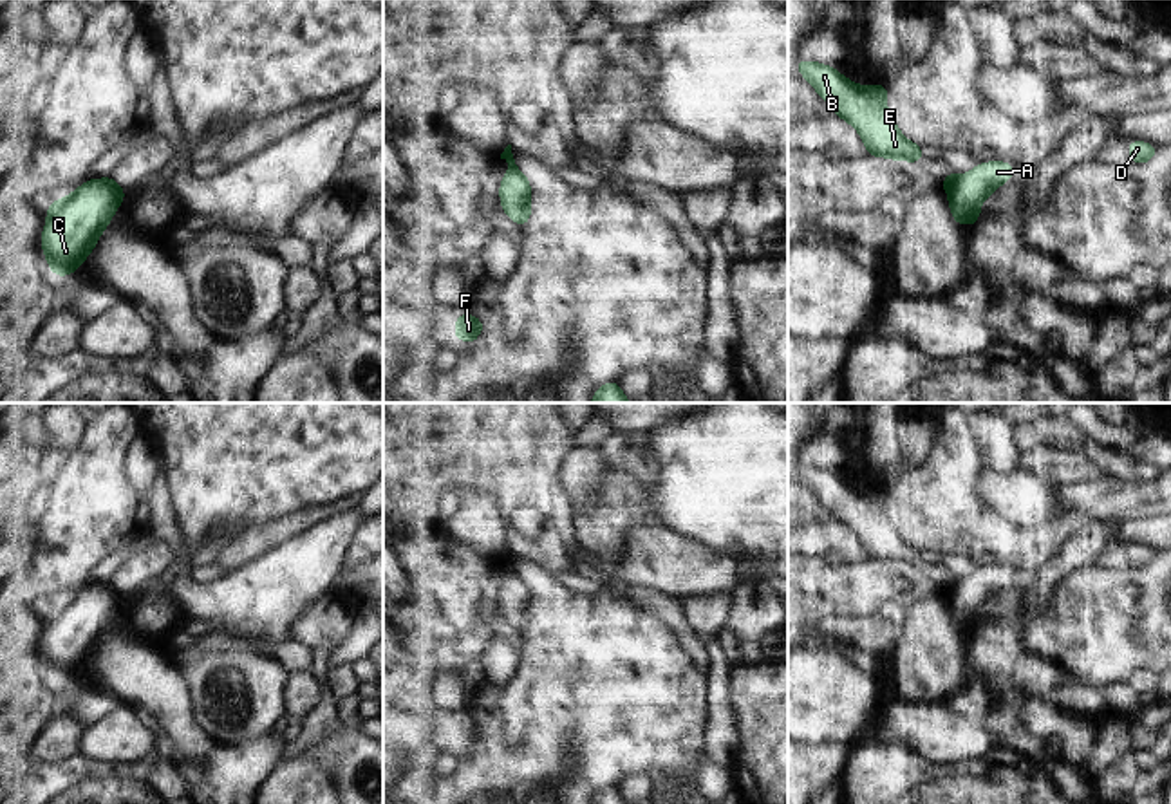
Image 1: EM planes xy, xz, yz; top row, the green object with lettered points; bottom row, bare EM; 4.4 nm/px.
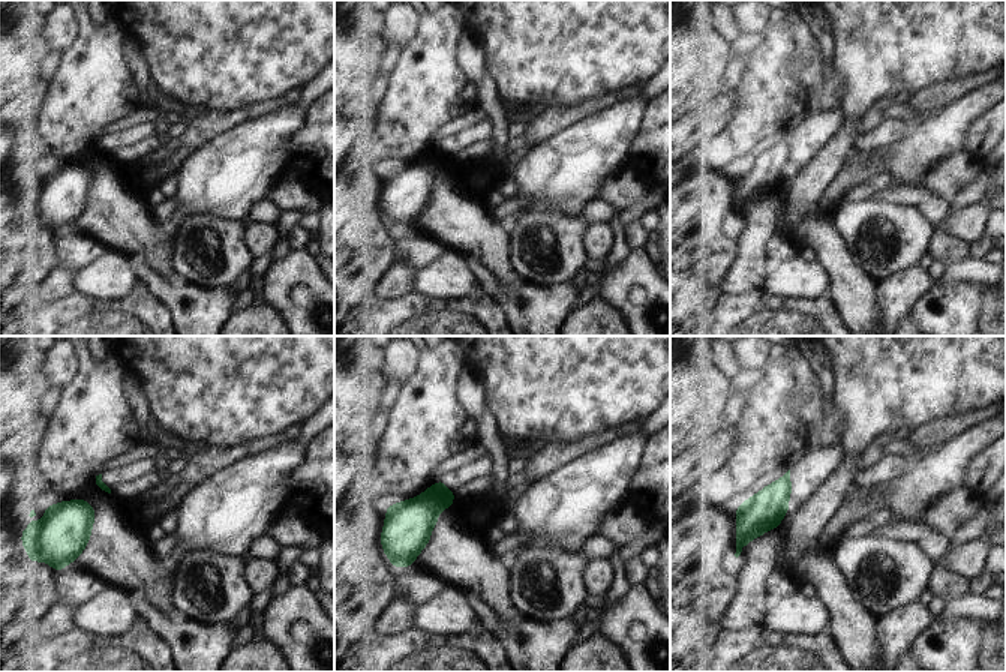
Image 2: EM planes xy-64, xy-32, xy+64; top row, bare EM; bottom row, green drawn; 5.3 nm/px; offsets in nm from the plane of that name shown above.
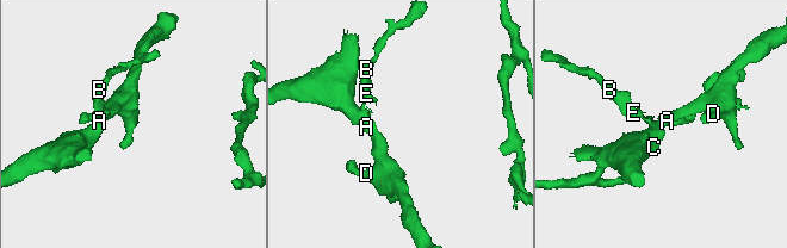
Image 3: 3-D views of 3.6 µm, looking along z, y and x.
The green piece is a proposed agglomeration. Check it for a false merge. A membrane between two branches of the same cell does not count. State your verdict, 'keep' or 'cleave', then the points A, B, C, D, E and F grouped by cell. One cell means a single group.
cleave; groups A C D F / B E

